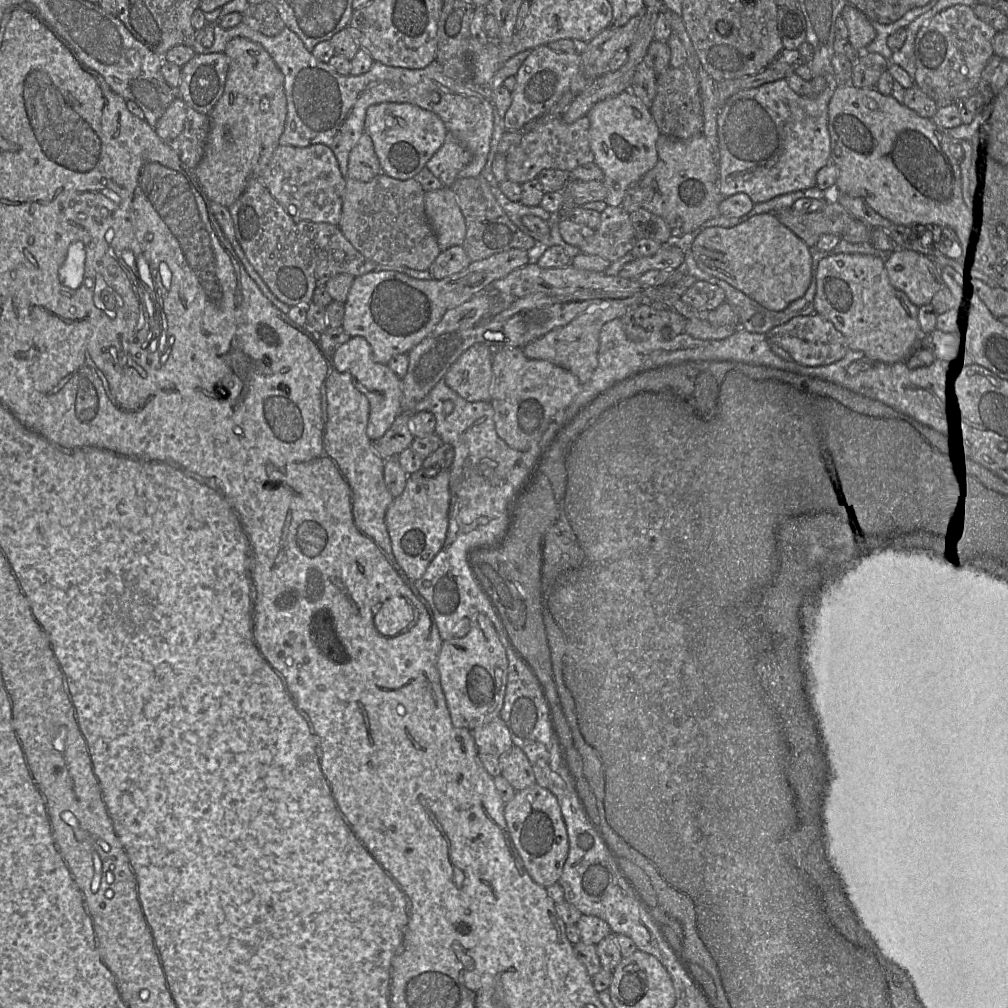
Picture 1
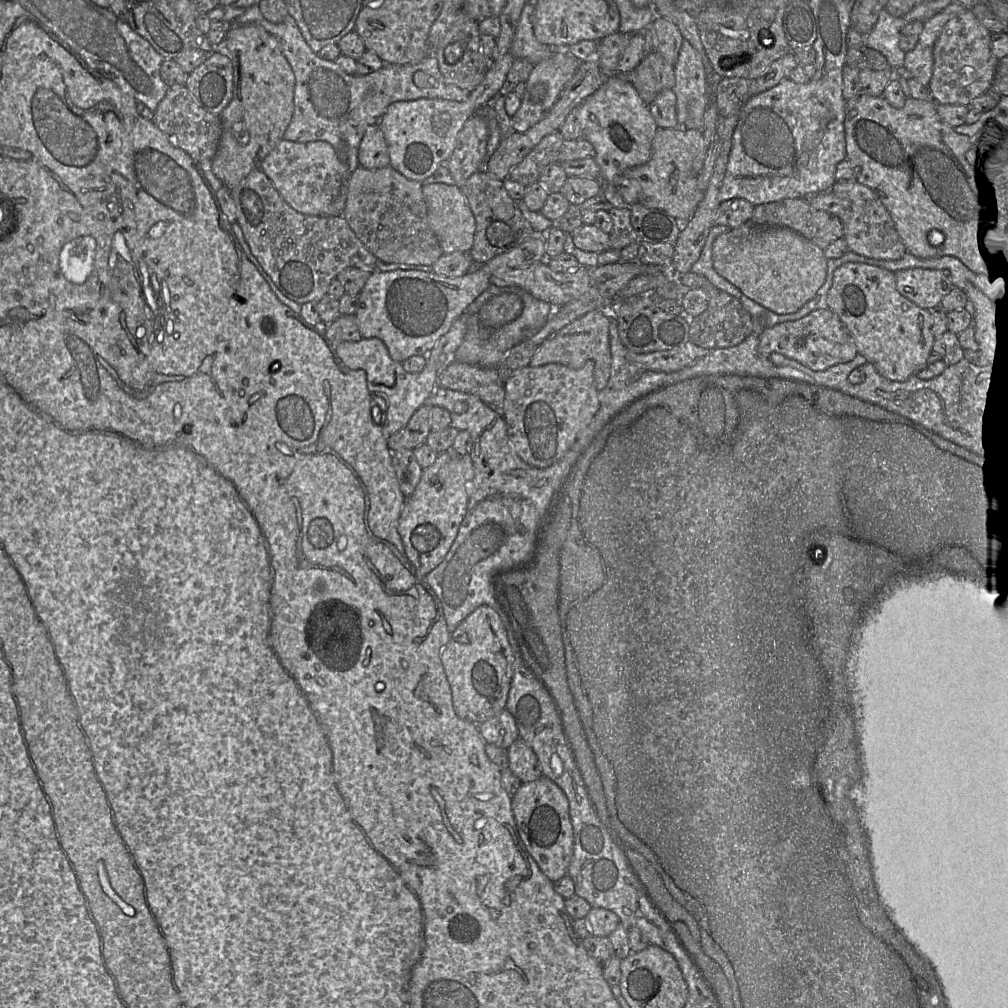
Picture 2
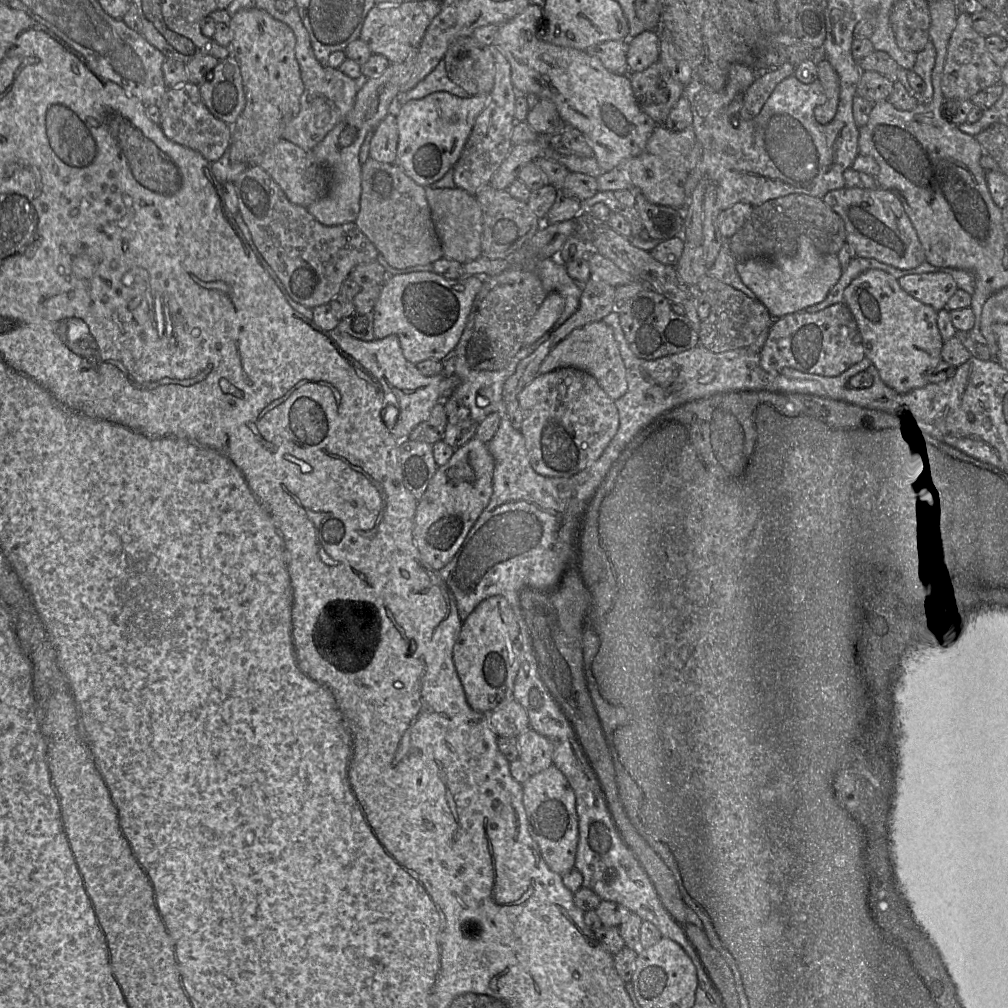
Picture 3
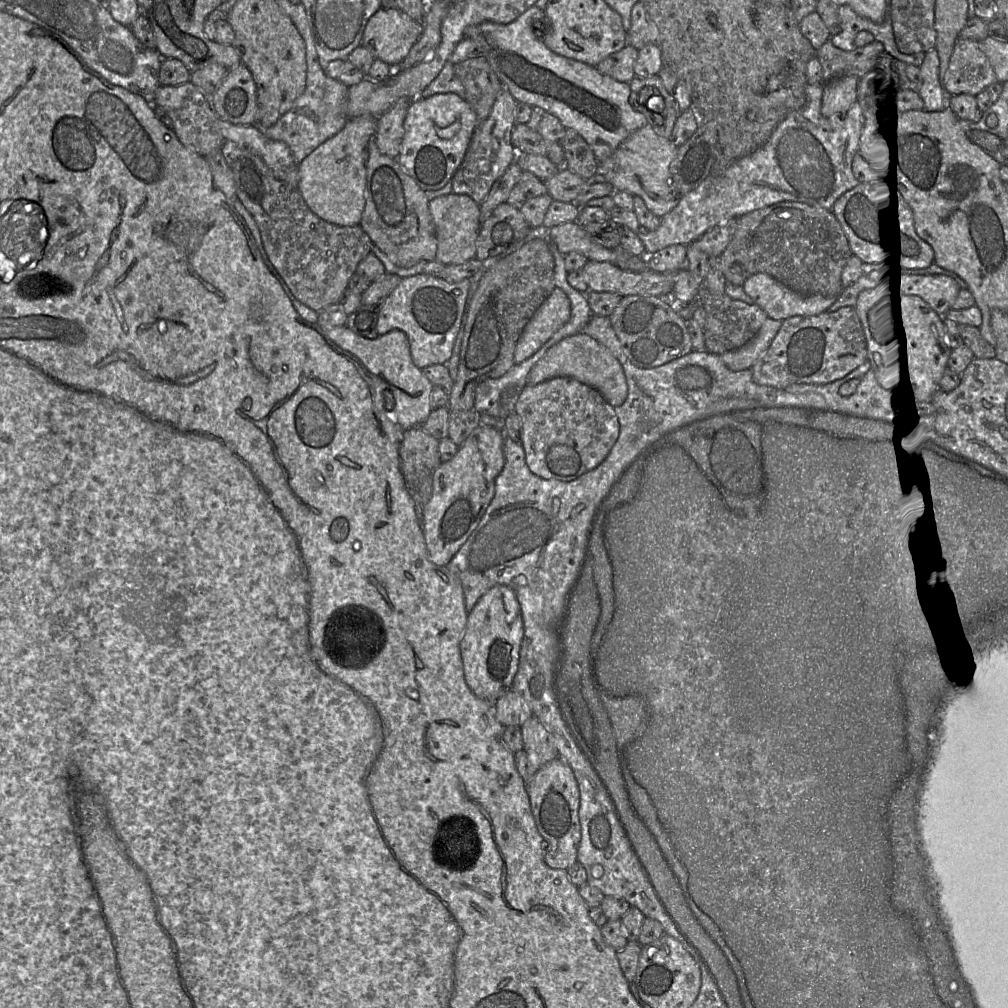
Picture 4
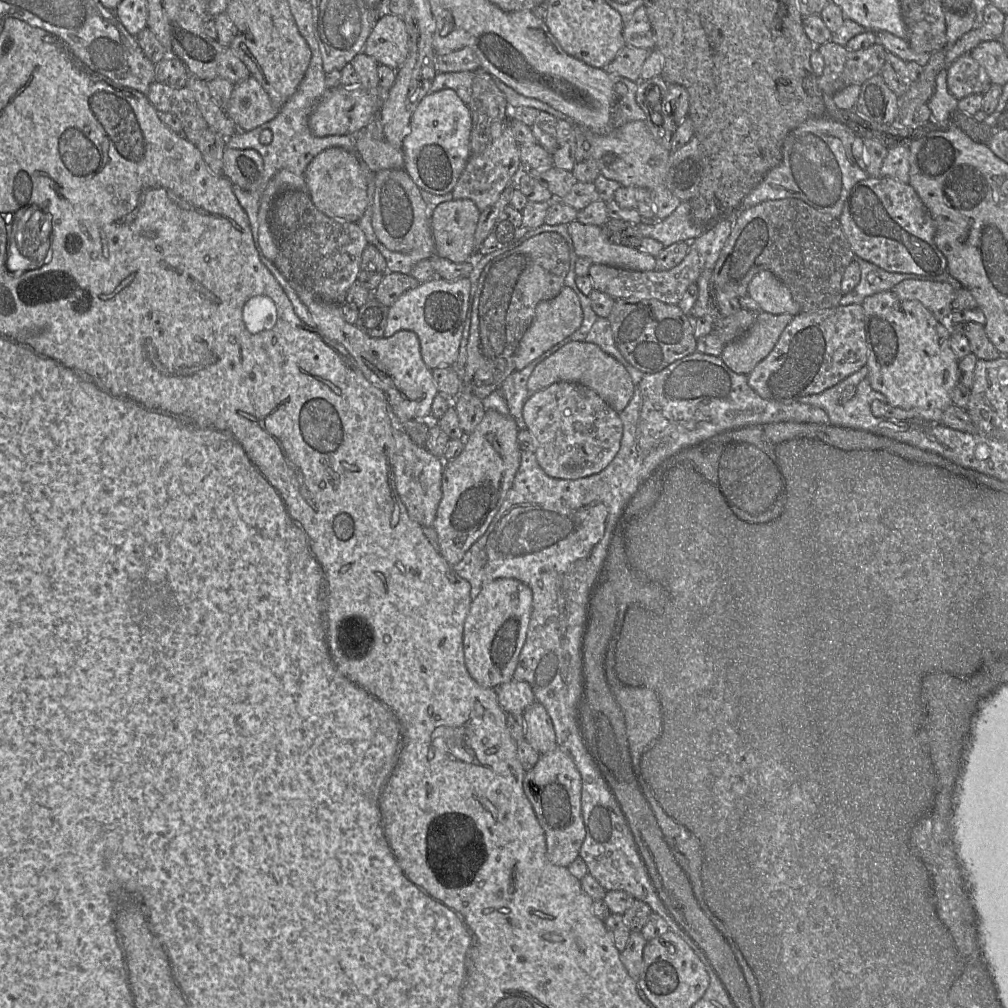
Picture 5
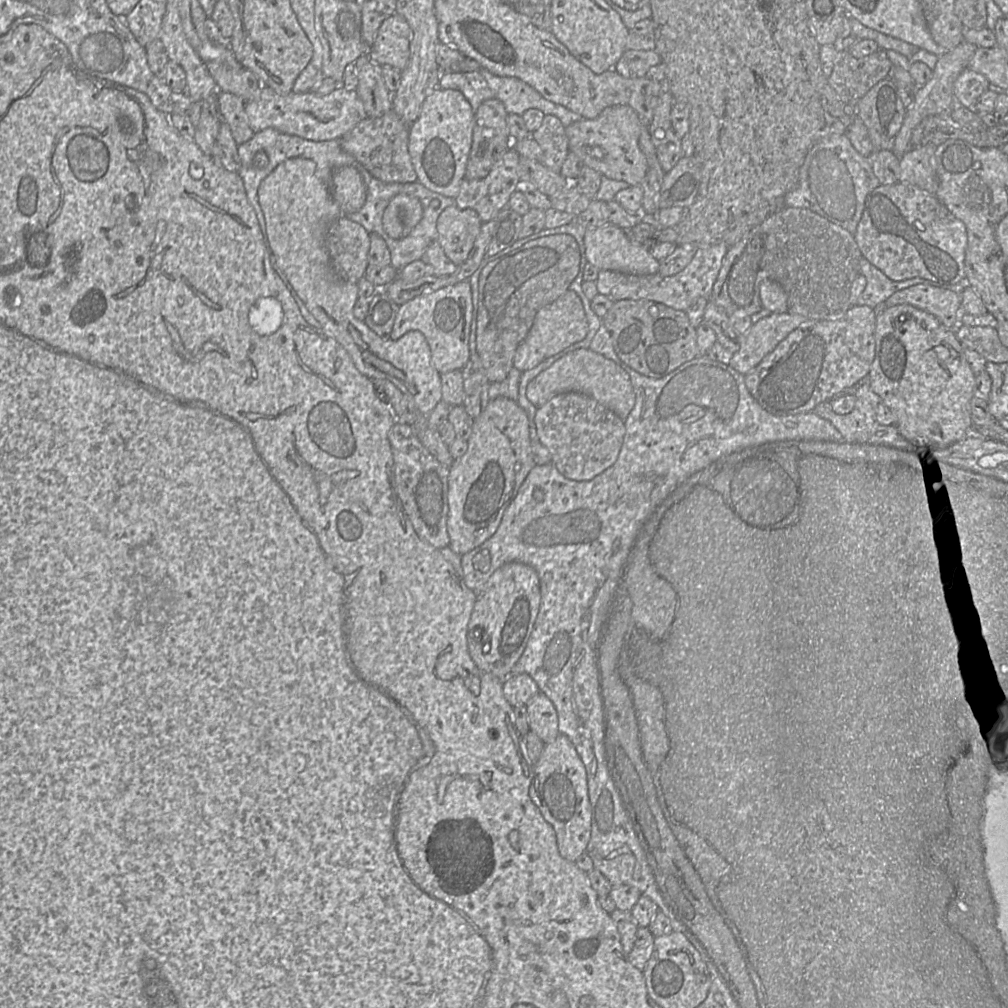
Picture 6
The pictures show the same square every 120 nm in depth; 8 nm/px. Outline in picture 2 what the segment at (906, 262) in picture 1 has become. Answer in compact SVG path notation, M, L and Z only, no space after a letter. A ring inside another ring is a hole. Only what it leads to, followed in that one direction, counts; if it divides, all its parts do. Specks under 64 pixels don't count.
M910 268L895 273L897 291L917 306L930 309L940 304L954 285L942 270Z

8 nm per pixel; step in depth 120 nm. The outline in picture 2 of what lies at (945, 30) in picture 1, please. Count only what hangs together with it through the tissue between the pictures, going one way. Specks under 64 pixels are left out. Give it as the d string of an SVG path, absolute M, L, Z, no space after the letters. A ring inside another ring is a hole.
M970 9L954 15L942 28L933 49L933 73L927 86L937 104L965 105L992 87L998 60L990 48L990 32Z

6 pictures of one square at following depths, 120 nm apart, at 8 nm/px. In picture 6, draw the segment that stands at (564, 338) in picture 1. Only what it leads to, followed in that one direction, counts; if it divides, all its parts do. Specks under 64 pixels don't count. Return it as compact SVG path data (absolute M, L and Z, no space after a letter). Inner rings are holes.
M591 349L571 351L542 371L527 386L528 400L537 408L556 395L578 392L590 396L624 421L635 404L635 393L628 374L612 360Z

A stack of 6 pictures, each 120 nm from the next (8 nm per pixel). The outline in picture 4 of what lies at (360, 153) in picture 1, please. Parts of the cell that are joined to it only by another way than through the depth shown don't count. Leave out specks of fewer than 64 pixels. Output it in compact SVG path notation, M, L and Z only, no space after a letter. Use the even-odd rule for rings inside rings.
M400 99L377 119L377 147L382 154L391 158L399 156L404 135L404 119L410 103L410 99Z

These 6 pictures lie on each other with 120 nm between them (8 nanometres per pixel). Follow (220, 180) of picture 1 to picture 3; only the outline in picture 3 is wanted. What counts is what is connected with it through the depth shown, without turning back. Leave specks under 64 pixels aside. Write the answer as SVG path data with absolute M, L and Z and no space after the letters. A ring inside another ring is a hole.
M253 6L230 16L228 25L232 33L228 49L240 68L246 104L236 122L230 126L231 140L226 154L231 162L257 165L260 157L282 139L285 127L299 113L304 85L295 57L296 38L288 25L274 19L267 11Z

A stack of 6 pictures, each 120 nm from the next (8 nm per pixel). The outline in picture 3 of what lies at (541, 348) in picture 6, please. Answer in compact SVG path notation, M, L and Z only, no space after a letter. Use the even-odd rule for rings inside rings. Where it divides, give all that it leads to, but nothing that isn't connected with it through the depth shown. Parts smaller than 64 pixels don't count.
M556 292L548 293L526 327L523 347L530 346L542 338L561 315L563 309L563 298Z

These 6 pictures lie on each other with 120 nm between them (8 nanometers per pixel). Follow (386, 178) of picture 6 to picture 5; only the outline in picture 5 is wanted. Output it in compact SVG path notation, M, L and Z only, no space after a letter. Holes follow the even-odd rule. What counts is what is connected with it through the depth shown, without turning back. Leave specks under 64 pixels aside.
M365 129L355 134L355 145L357 155L373 172L385 169L403 169L404 167L401 147L394 147L385 139L376 140Z

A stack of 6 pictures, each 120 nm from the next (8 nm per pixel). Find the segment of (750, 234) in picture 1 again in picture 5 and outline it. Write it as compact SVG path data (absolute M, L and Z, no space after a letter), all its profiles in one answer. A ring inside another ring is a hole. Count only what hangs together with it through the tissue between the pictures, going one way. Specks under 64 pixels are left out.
M760 271L752 278L748 294L763 312L793 316L801 312L789 289L770 271Z

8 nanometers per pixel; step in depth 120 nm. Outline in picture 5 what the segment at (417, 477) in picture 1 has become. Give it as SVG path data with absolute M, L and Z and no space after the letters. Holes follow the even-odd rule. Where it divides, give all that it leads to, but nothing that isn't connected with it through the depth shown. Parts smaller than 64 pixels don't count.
M485 410L481 422L464 440L461 454L445 463L442 498L433 528L437 533L440 555L450 564L459 563L471 546L484 534L511 488L520 465L521 450L514 419L496 410Z

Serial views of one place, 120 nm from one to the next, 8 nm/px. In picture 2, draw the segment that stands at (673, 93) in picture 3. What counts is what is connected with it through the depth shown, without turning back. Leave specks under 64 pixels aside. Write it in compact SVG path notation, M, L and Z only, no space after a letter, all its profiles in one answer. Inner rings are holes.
M659 52L644 56L640 64L625 77L649 106L657 95L675 85L675 68Z

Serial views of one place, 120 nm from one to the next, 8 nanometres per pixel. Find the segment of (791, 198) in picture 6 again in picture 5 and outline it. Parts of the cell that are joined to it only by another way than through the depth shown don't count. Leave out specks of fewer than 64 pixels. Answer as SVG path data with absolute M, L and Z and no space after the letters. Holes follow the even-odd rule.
M823 94L823 97L828 116L808 119L786 136L781 162L743 199L740 209L769 200L795 198L838 219L851 189L869 178L852 155L852 143L857 135L845 124L832 119L836 118L840 109L831 96Z

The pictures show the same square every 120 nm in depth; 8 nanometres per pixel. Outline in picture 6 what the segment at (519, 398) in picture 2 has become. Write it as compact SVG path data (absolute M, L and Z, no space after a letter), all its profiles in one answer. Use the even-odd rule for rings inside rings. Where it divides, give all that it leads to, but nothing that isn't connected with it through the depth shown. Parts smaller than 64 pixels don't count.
M559 394L537 408L534 423L539 440L551 454L551 463L566 478L588 481L611 467L623 444L625 426L614 412L588 395Z

